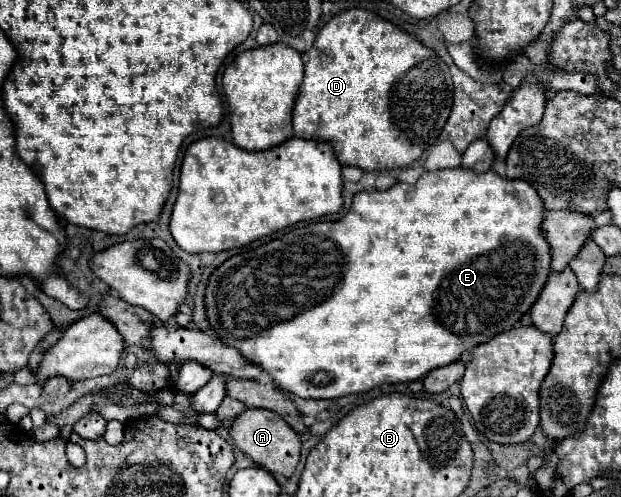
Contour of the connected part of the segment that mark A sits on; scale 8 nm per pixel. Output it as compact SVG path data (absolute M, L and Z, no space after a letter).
M247 409L243 411L233 427L231 427L231 437L235 445L251 457L257 465L265 467L267 471L283 477L291 477L293 471L297 469L297 463L301 459L301 439L299 435L283 421L281 415L269 411L269 409Z

